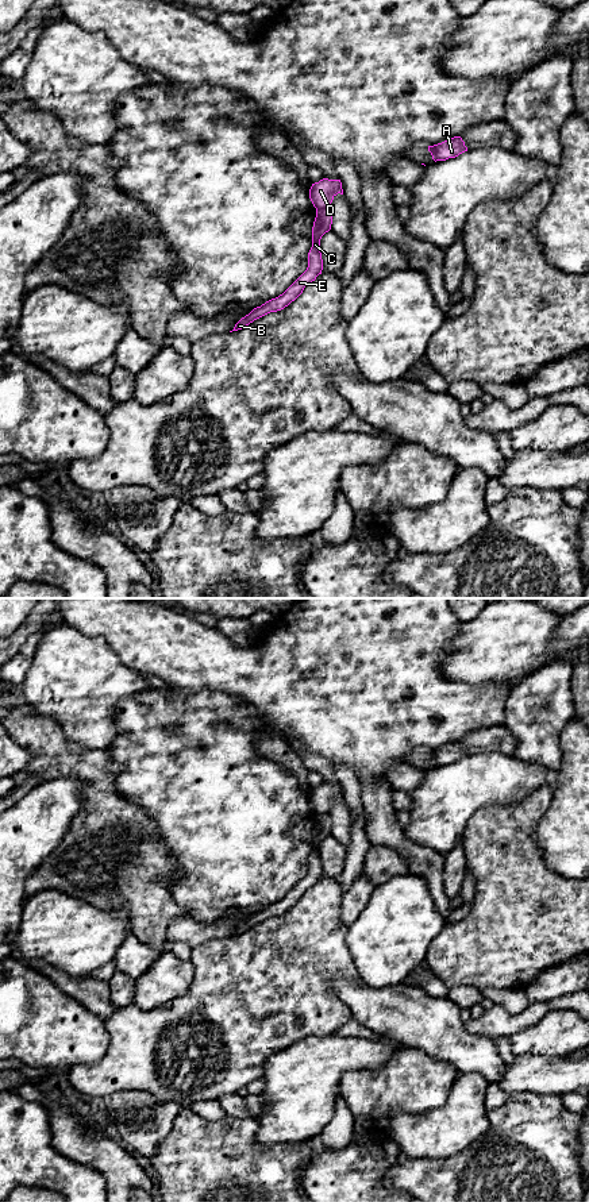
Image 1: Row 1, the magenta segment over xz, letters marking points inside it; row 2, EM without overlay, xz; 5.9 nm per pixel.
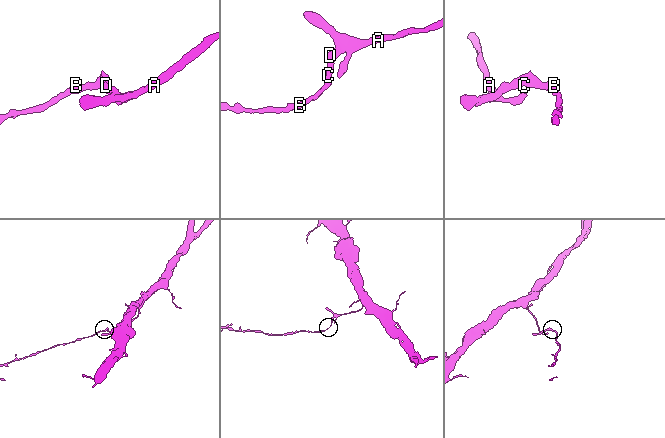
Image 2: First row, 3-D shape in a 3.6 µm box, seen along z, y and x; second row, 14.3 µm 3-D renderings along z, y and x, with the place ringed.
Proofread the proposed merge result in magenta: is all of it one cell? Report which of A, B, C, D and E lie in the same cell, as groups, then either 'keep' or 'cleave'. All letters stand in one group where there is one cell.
groups A D / B C E; cleave

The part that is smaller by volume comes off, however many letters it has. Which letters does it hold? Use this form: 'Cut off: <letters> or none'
Cut off: B, C, E

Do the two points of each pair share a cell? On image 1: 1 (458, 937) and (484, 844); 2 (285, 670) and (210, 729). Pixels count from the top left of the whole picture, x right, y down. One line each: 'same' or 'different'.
1: same
2: different

